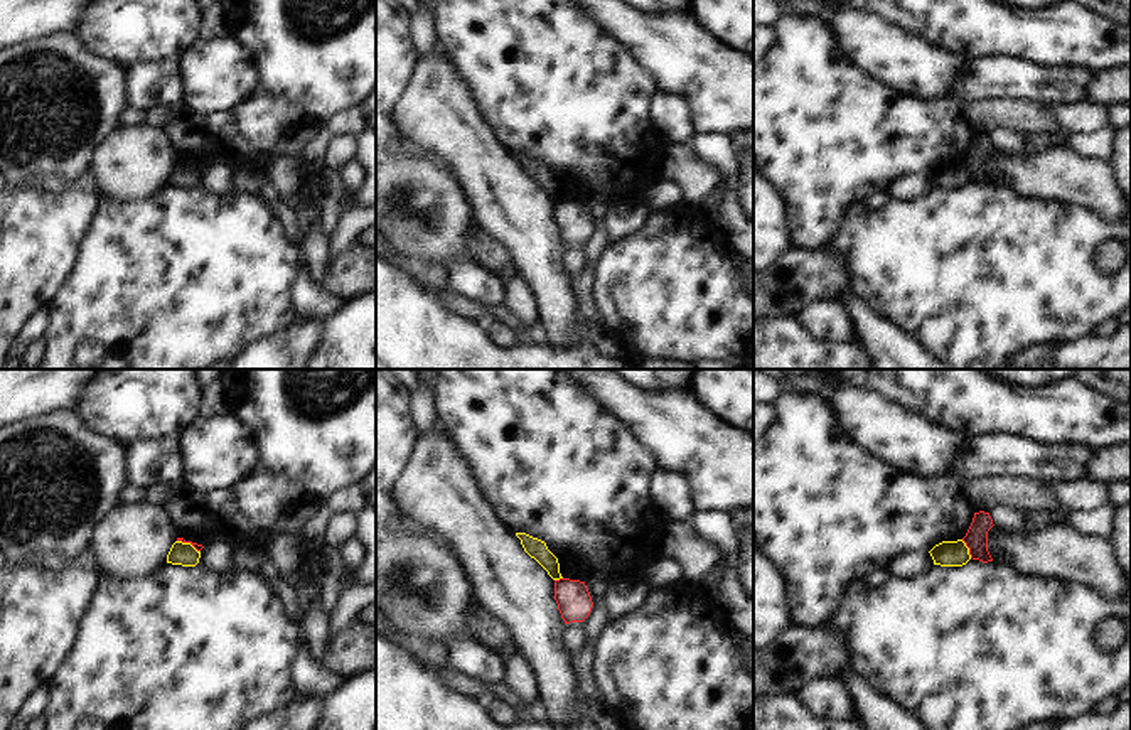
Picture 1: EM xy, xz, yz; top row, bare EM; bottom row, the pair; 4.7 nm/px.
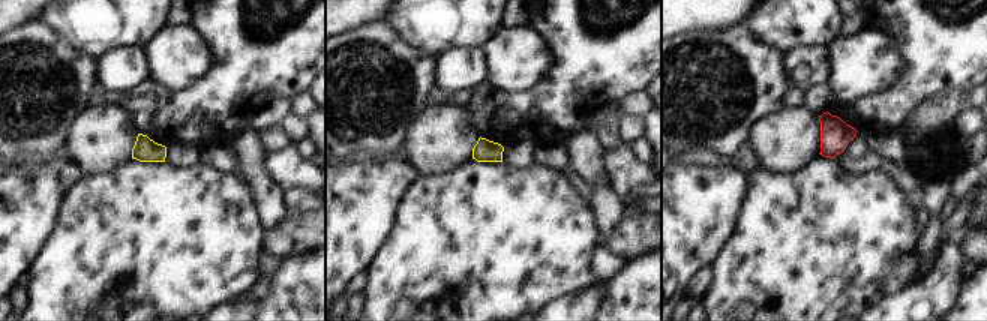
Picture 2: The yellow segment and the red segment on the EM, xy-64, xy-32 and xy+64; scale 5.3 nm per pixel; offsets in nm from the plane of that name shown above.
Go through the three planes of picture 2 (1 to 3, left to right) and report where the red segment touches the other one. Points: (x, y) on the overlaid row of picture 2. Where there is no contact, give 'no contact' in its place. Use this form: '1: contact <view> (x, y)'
1: no contact
2: no contact
3: no contact

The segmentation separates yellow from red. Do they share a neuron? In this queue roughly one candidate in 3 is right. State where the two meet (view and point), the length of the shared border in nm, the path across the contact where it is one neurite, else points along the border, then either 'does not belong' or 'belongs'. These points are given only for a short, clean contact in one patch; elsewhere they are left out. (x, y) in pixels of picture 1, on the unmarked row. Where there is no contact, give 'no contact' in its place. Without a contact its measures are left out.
contact yz (968, 171); length 100 nm; border yz (961, 162), (971, 179); does not belong

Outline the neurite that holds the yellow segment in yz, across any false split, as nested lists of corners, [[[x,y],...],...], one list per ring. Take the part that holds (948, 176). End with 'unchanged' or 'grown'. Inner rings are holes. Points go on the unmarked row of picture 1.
[[[962,162],[942,164],[935,167],[930,174],[934,187],[941,189],[962,189],[971,182],[969,170]]]; unchanged

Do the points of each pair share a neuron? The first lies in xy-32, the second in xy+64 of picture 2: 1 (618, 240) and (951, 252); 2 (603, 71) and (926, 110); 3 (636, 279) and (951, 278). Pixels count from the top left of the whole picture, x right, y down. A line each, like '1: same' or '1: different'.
1: different
2: different
3: different

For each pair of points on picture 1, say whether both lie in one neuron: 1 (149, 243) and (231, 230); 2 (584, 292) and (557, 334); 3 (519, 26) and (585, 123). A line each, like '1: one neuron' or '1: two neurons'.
1: one neuron
2: two neurons
3: one neuron

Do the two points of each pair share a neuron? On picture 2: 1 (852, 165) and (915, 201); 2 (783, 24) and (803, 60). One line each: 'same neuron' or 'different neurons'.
1: same neuron
2: different neurons

